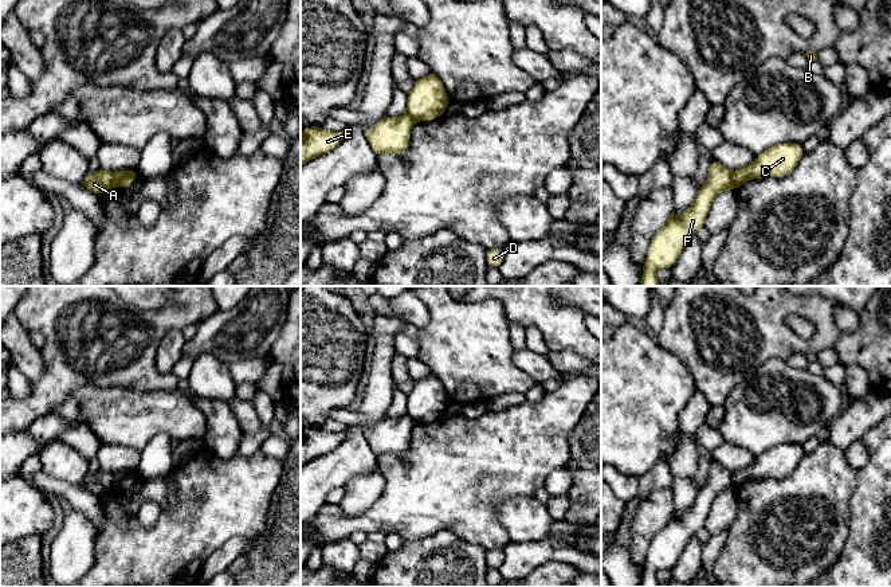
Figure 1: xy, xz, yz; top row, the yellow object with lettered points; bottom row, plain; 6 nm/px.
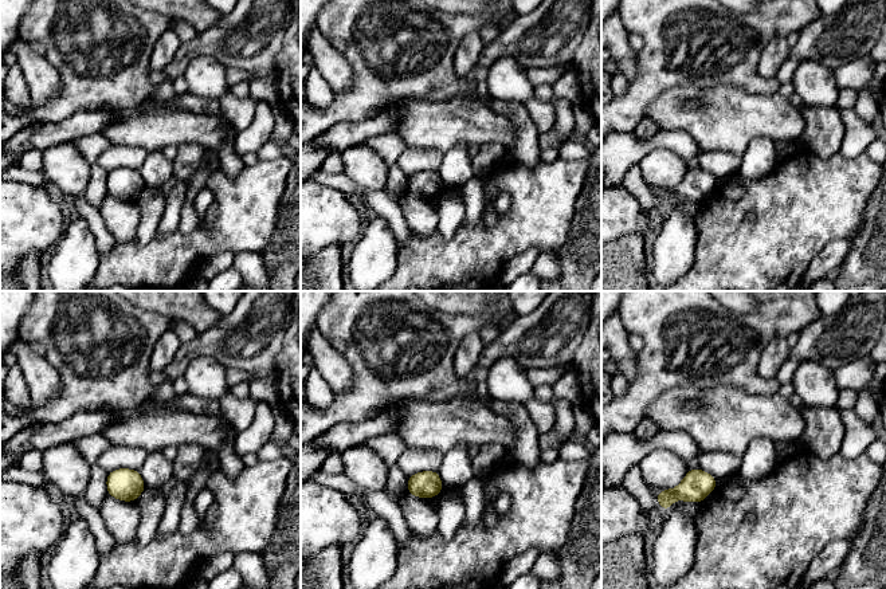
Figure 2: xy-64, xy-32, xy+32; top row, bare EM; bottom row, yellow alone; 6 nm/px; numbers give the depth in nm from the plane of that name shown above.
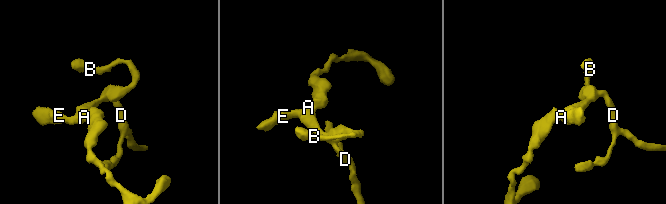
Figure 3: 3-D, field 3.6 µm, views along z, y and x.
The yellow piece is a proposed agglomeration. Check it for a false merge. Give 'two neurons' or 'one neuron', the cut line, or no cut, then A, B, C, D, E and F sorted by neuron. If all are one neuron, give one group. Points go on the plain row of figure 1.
two neurons; cut in yz along (731, 473), (734, 489); A B C D E / F

